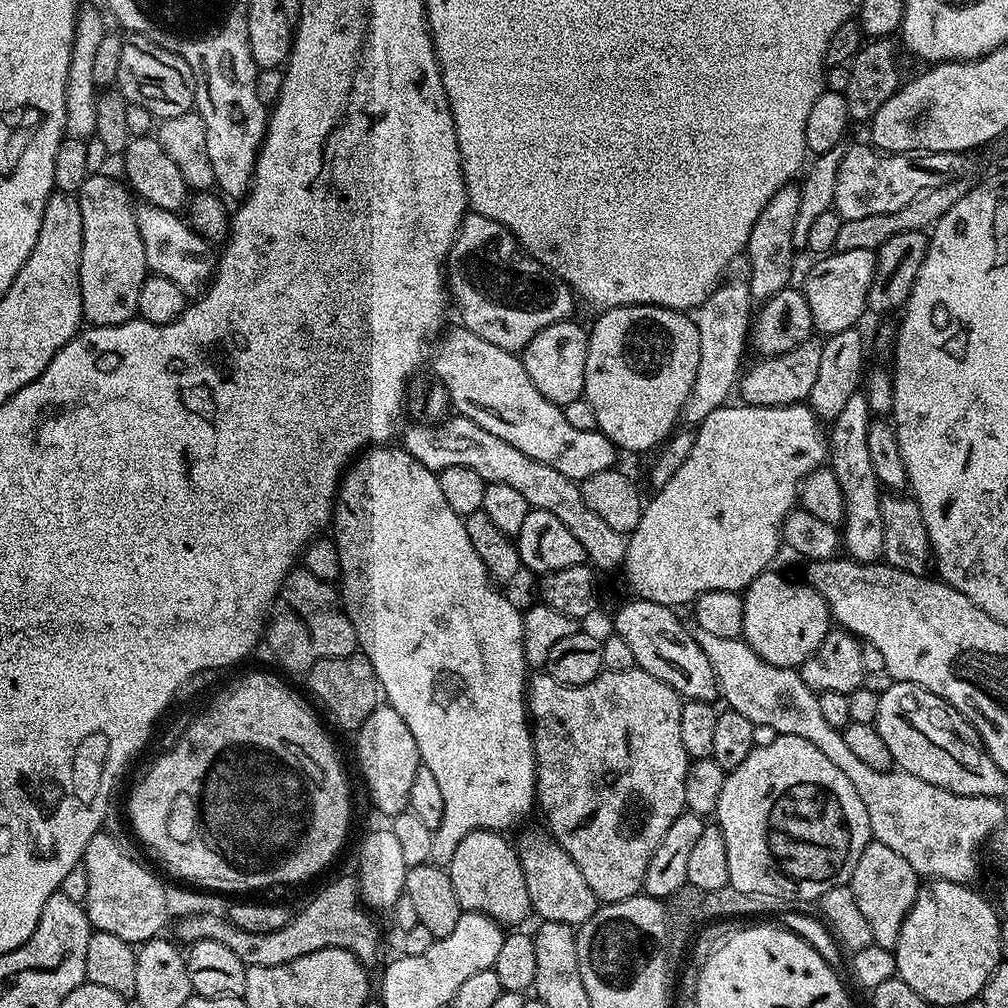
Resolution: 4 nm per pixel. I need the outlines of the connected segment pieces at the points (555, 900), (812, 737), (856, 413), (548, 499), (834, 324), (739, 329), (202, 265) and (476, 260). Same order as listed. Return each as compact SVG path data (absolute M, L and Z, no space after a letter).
M547 831L522 833L518 851L522 874L526 878L526 894L530 894L532 911L541 921L579 926L596 913L598 901L594 890L590 890L586 878L582 878L582 870L574 866L570 854L566 854Z
M702 631L695 633L696 641L698 646L702 646L702 650L706 654L706 658L710 658L710 666L714 666L716 671L716 686L719 695L724 696L724 700L731 711L742 714L742 718L750 718L750 722L754 725L760 723L766 723L768 726L772 726L774 730L779 732L779 735L797 735L799 738L809 739L814 746L818 746L819 750L822 750L826 754L830 761L834 762L838 769L845 772L846 777L850 778L853 782L855 789L858 794L861 795L862 802L866 805L866 812L869 815L870 826L872 827L872 840L882 842L886 846L890 846L890 850L894 850L894 854L902 854L902 858L906 858L906 862L910 862L910 866L914 866L914 870L921 876L921 878L931 878L933 880L949 880L950 882L958 882L959 884L968 884L972 882L972 879L976 876L976 871L980 868L980 847L985 847L986 842L991 841L992 835L996 833L997 828L1001 827L1005 823L1004 820L1004 803L1003 799L995 796L959 796L954 794L950 790L942 790L936 788L930 782L922 782L922 778L914 778L914 774L909 772L902 772L899 770L889 770L887 772L876 772L871 766L866 766L862 763L859 758L846 746L846 738L844 737L843 731L834 726L830 726L830 722L826 722L826 718L822 715L822 710L818 706L820 701L819 695L812 691L810 686L806 686L806 682L802 682L799 671L794 668L779 668L778 666L770 666L770 662L766 662L758 654L754 654L754 650L751 646L743 639L731 640L730 638L714 638L714 634L706 634Z
M857 390L847 400L838 418L830 424L830 467L844 495L842 548L851 559L861 562L879 561L884 551L884 523L880 509L882 489L874 474L866 442L868 427L873 418L867 395Z
M449 415L448 419L443 420L440 424L412 422L409 425L408 429L406 429L407 427L403 429L403 432L405 432L402 446L413 458L418 462L422 462L422 466L429 468L431 472L438 474L450 466L470 466L470 470L478 470L480 477L487 483L505 484L511 486L513 490L518 490L518 494L522 494L522 498L526 498L529 509L546 510L550 514L554 514L554 518L566 522L570 534L574 534L574 538L578 538L578 542L582 542L582 550L586 550L588 555L587 563L593 569L599 570L601 573L603 573L602 571L612 572L615 568L617 571L623 565L624 555L628 549L626 536L619 533L618 530L614 530L606 522L605 518L602 518L600 514L586 504L580 493L580 484L577 481L566 478L566 474L558 474L558 470L554 470L554 466L546 466L542 462L522 454L522 450L514 450L514 446L510 446L510 442L498 438L498 434L490 434L490 430L482 430L482 426L478 426L478 422L474 422L462 415Z
M870 250L833 251L815 263L802 283L804 297L810 306L813 329L830 337L842 330L856 328L864 312L869 311L868 295L876 269L876 253Z
M725 279L704 299L695 313L694 319L698 326L698 374L694 374L690 398L686 398L680 411L683 423L692 424L688 426L700 425L706 414L725 407L730 400L728 395L737 391L738 381L745 367L744 344L746 348L754 319L752 292L748 289L749 281L745 280Z
M143 202L137 203L134 209L136 211L136 221L138 222L138 234L142 234L142 246L146 250L149 273L153 276L170 278L170 282L174 282L174 286L178 286L178 290L182 290L185 297L199 297L204 289L208 287L214 275L214 252L212 256L211 250L208 249L211 247L206 243L203 235L196 232L183 219L180 221L181 217L175 212L164 212L158 206Z
M473 211L465 215L448 251L446 287L455 311L456 308L460 311L459 323L463 327L478 334L478 338L486 338L486 342L494 342L494 346L502 346L502 350L517 354L523 353L538 330L546 330L546 326L554 326L554 322L569 319L578 305L572 289L525 252L509 228Z

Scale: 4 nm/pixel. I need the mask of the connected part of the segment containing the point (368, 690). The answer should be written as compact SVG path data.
M363 654L335 656L332 660L319 660L306 673L308 688L312 696L324 707L324 712L340 728L358 730L374 710L385 703L382 682L378 682L378 674L374 674L374 666Z

